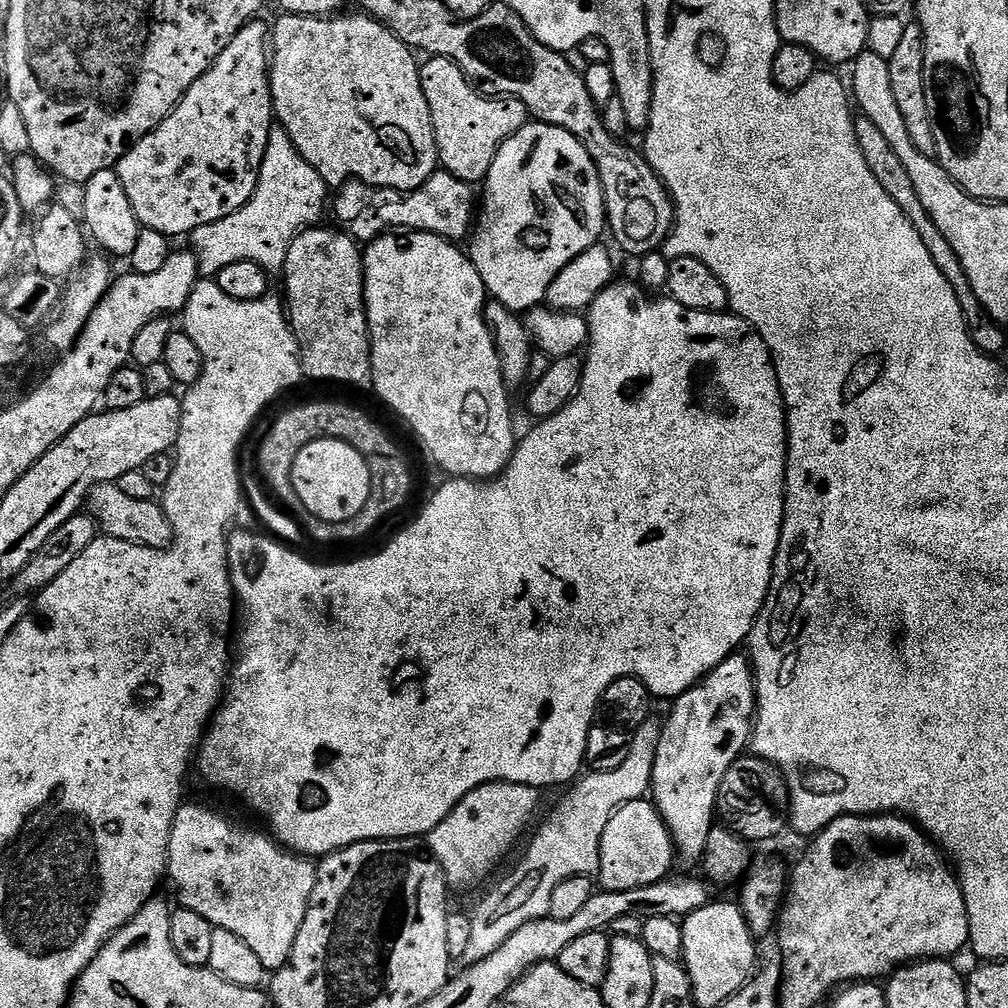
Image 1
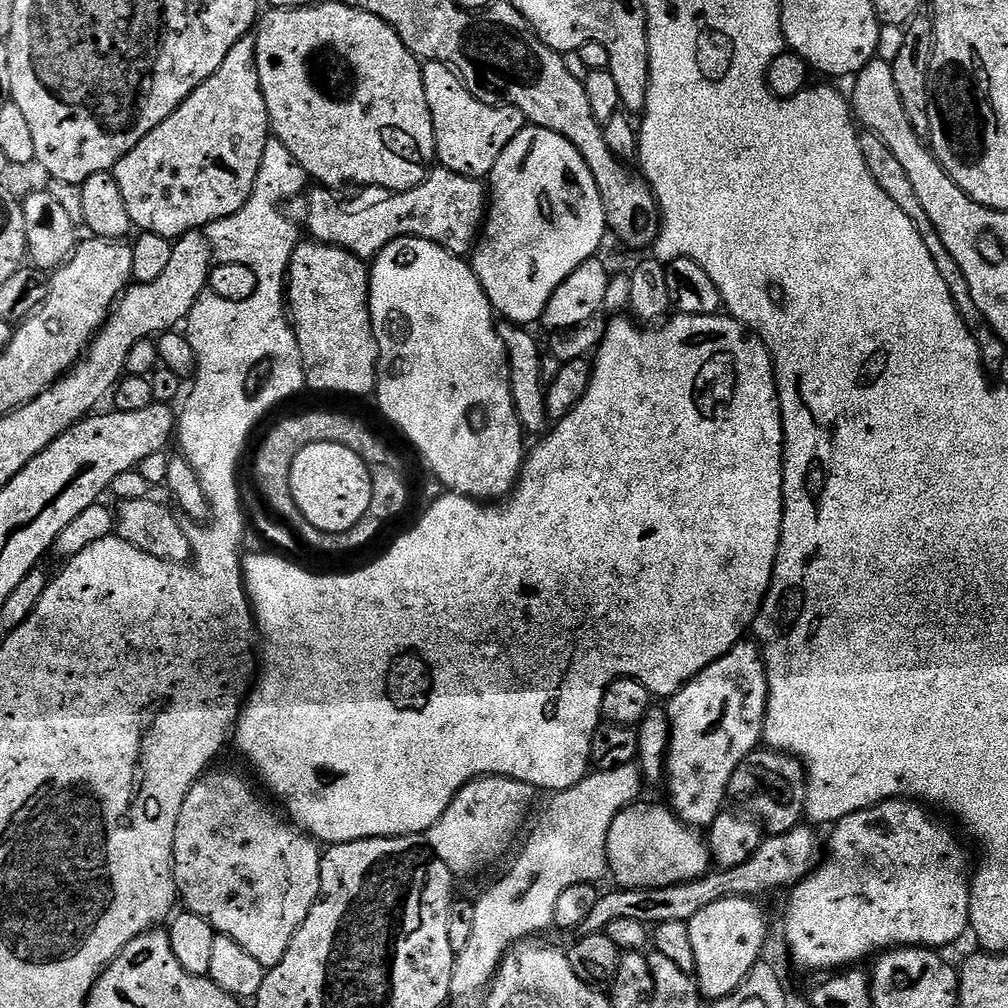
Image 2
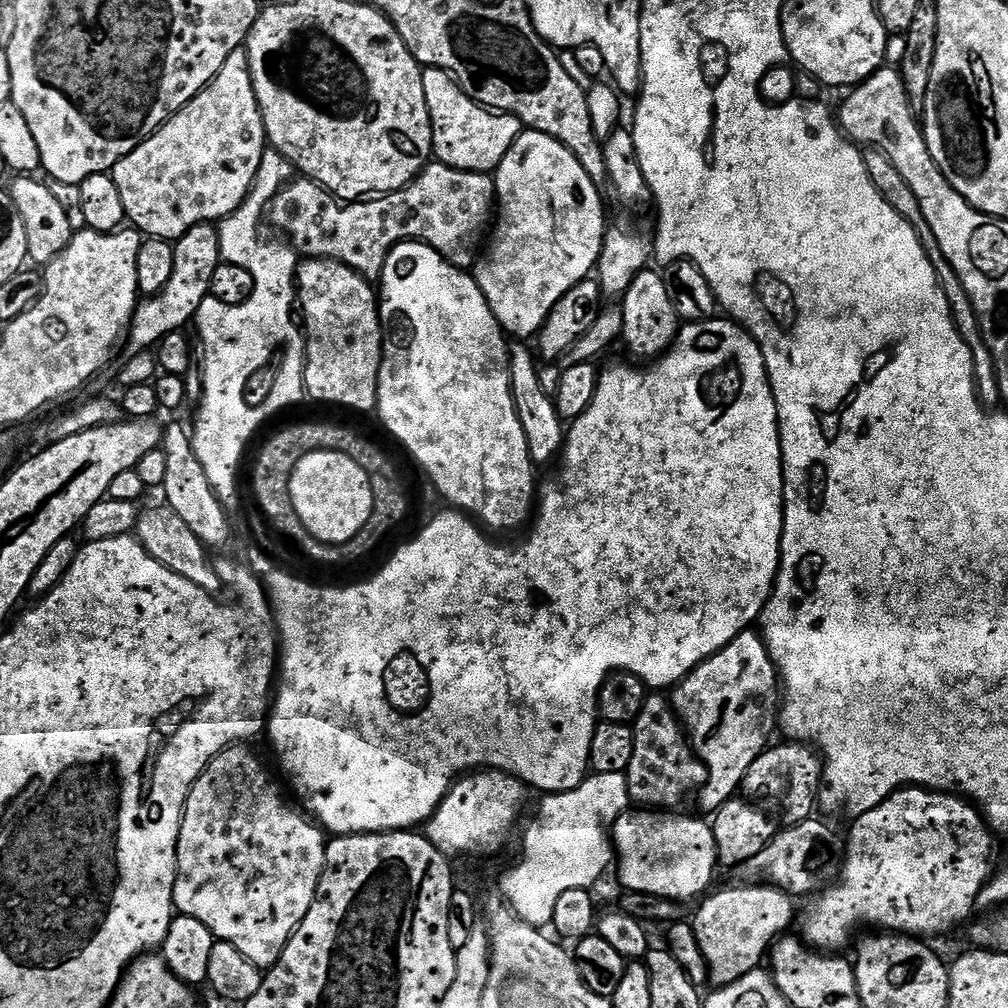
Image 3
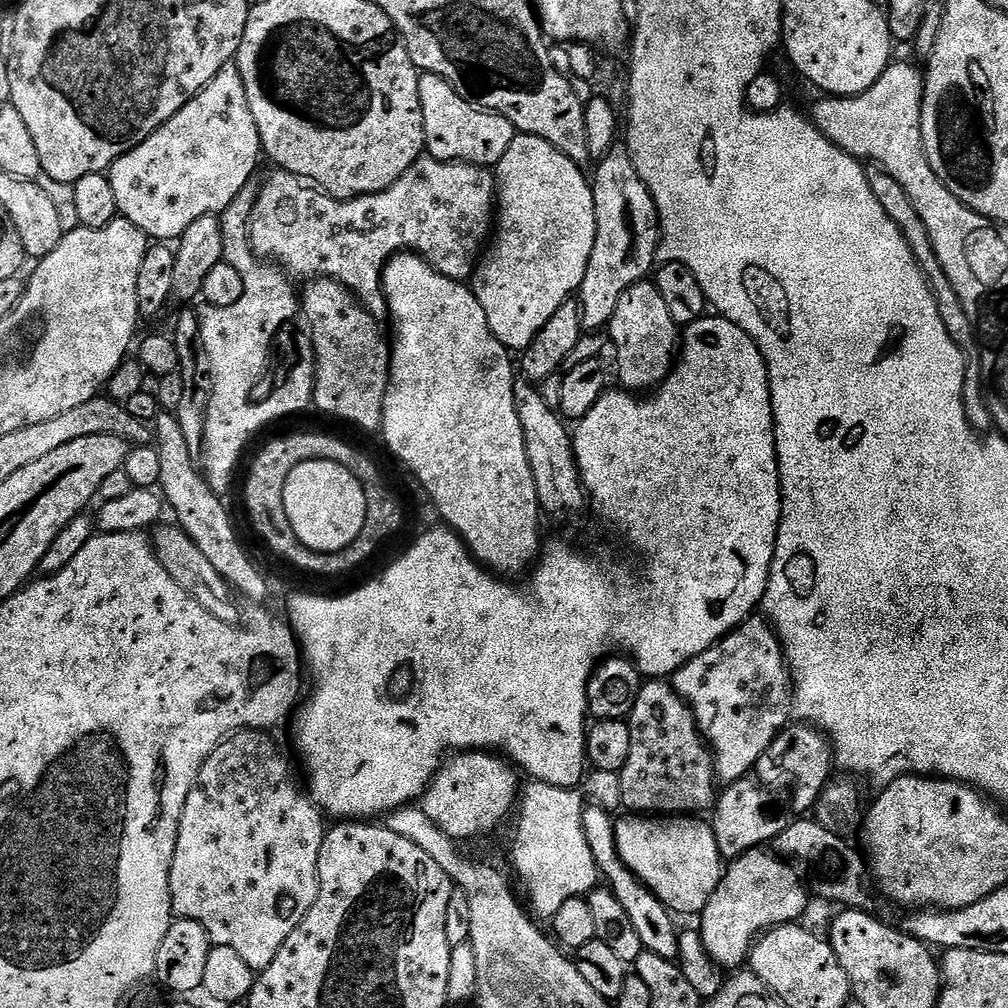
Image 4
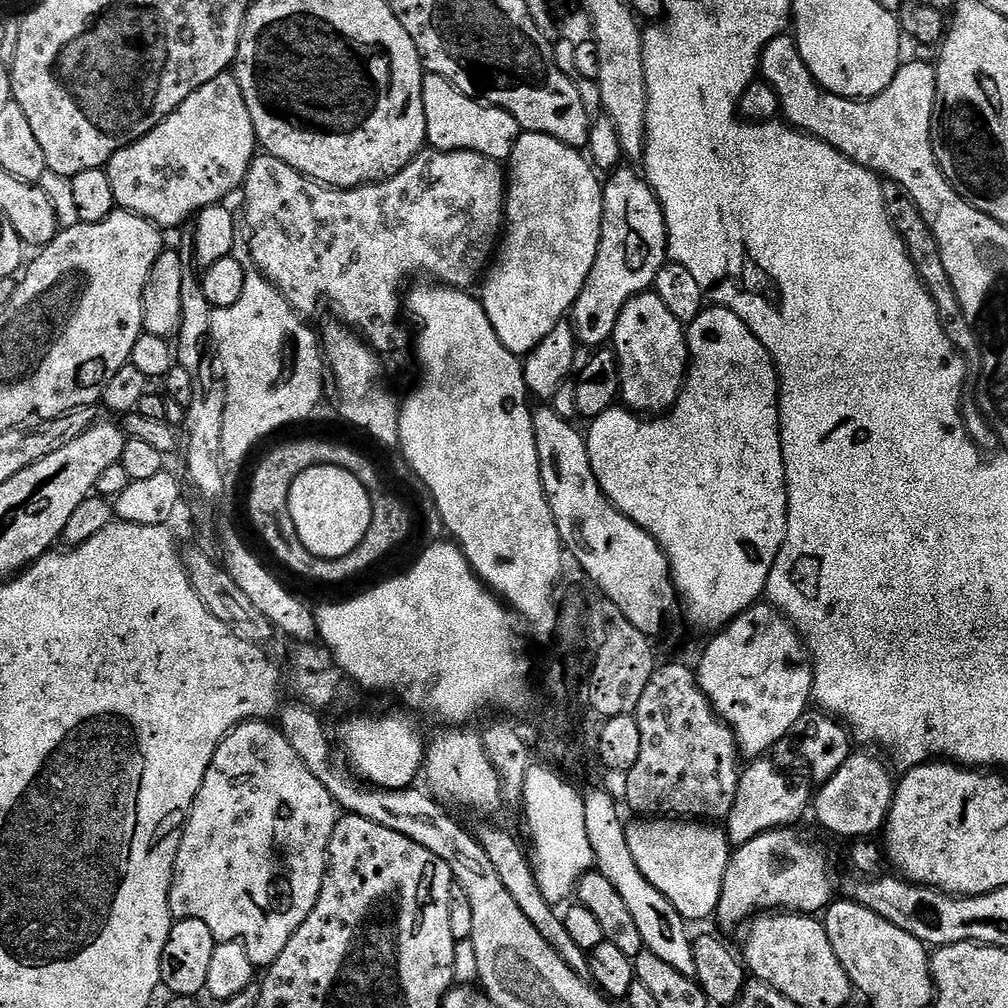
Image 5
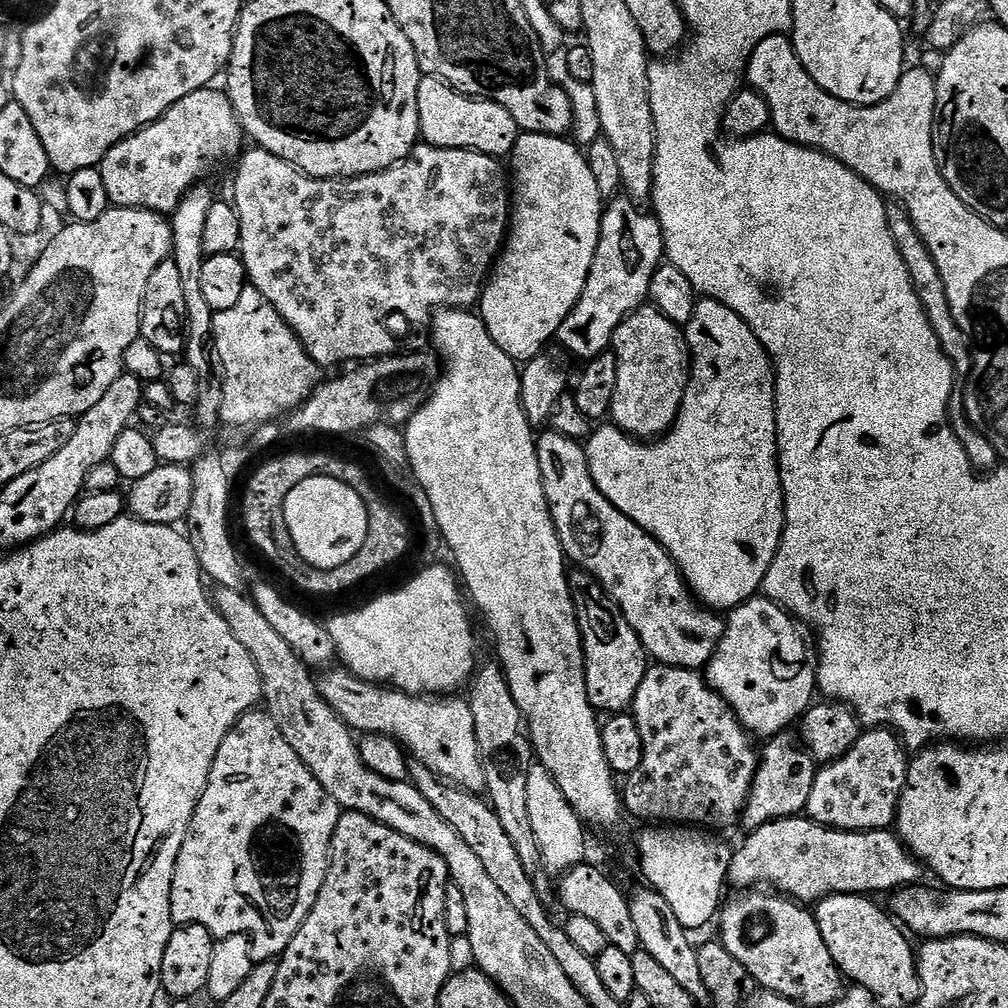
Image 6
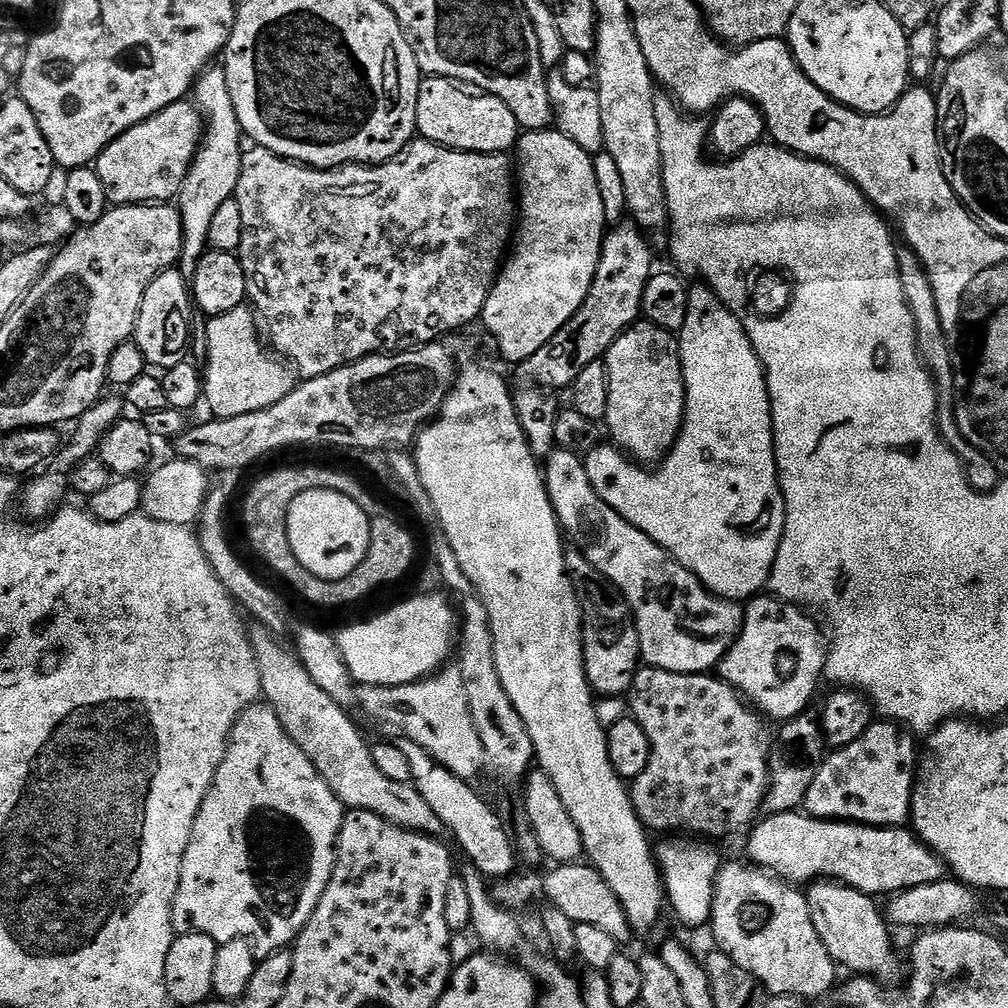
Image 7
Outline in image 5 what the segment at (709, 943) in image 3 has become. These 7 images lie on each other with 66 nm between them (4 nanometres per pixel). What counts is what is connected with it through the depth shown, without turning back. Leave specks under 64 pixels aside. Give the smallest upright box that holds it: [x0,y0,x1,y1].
[714,830,833,928]

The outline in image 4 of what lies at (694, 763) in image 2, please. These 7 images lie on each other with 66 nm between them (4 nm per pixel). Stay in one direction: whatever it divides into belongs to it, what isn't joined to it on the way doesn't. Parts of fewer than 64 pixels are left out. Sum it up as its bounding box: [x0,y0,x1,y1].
[672,619,794,785]

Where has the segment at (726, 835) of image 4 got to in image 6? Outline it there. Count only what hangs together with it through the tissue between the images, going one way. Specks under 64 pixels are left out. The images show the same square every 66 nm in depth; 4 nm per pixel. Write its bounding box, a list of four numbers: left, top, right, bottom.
[742,734,817,830]

